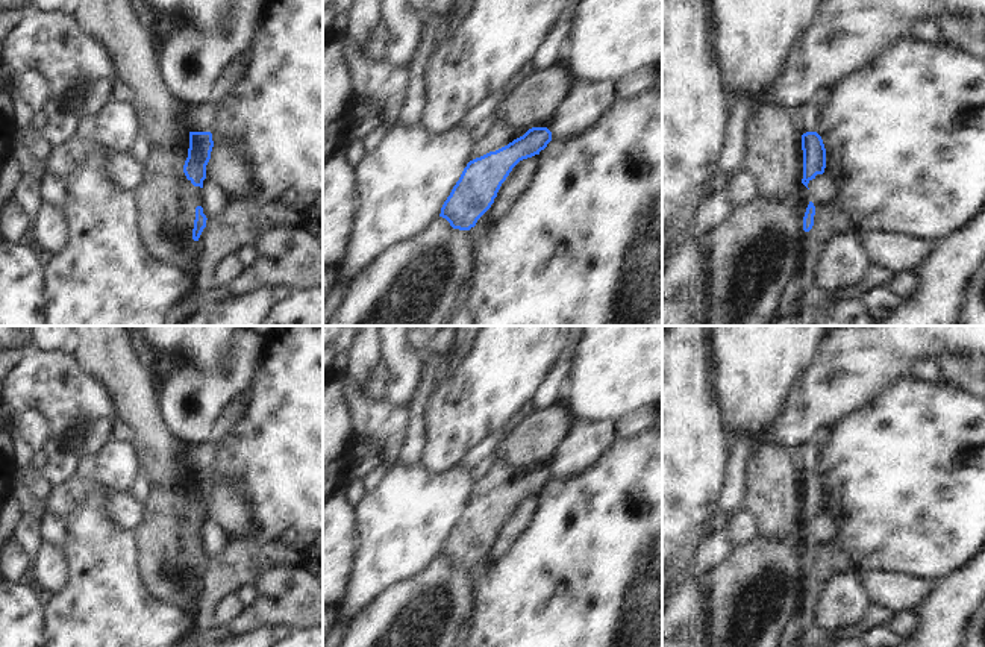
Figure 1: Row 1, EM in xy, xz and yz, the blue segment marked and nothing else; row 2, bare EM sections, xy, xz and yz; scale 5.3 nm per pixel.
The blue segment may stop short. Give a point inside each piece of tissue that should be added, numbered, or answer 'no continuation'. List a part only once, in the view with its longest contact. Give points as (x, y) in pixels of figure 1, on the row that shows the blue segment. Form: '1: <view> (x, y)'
no continuation

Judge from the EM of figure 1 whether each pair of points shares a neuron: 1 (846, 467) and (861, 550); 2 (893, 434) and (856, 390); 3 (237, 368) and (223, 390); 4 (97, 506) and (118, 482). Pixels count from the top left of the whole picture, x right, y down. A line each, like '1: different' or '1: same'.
1: same
2: different
3: same
4: different

